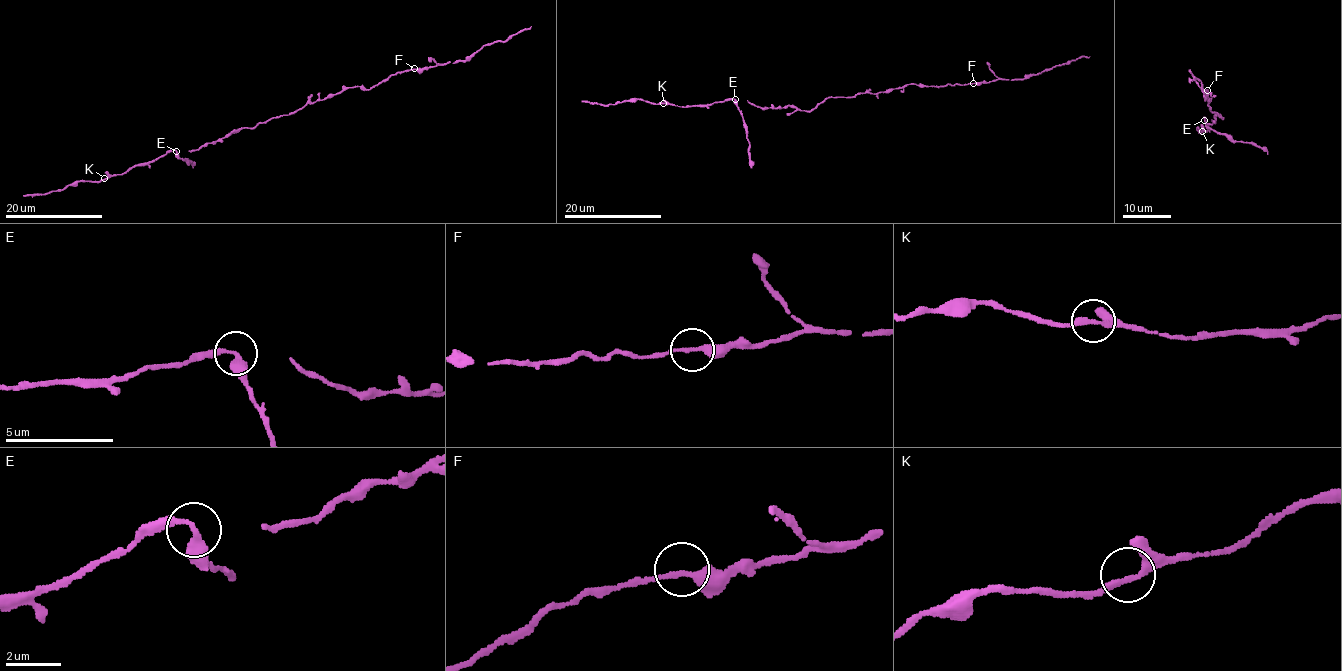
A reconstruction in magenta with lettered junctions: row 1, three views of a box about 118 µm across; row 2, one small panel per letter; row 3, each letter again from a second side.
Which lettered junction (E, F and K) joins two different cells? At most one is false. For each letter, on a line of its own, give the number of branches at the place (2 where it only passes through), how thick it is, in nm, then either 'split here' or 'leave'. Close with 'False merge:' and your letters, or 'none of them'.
E: 2 | 240 nm | split here
F: 2 | 240 nm | leave
K: 2 | 240 nm | leave
False merge: E

